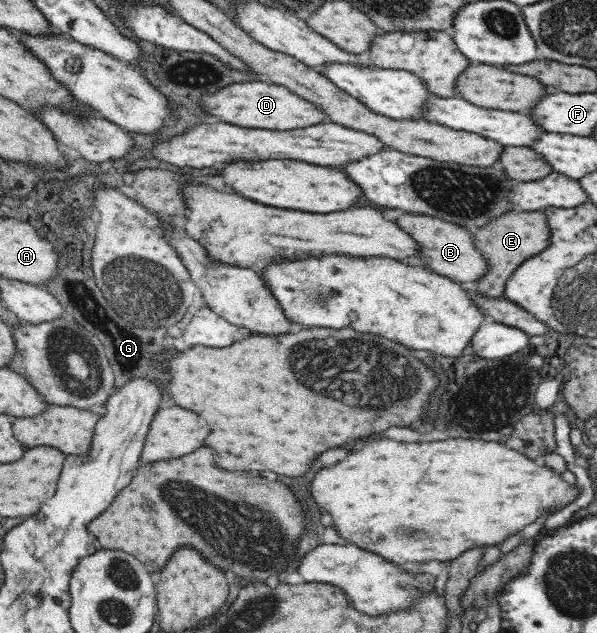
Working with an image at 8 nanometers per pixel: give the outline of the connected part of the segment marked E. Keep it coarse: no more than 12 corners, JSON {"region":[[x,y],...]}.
{"region":[[514,210],[476,230],[488,261],[476,292],[502,297],[508,279],[550,246],[542,211]]}

